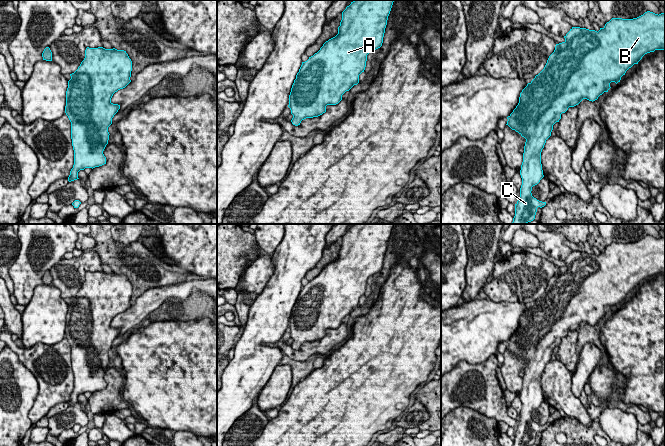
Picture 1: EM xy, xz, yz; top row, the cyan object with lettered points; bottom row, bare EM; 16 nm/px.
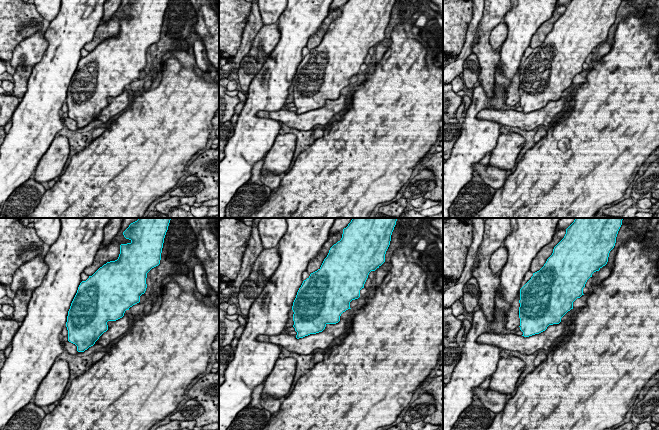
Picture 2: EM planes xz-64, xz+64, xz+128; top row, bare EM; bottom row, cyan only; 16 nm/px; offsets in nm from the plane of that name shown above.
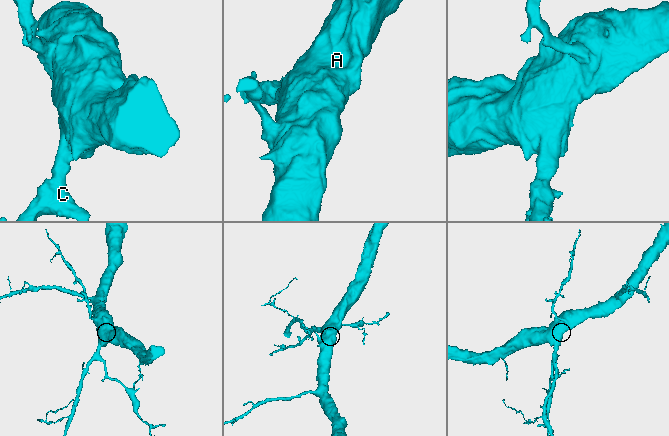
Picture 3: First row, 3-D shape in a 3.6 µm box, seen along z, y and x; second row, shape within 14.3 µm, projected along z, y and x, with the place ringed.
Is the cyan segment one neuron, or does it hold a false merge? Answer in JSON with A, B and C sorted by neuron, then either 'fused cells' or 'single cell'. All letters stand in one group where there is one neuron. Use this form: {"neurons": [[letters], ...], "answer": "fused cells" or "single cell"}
{"neurons": [["A", "B", "C"]], "answer": "single cell"}

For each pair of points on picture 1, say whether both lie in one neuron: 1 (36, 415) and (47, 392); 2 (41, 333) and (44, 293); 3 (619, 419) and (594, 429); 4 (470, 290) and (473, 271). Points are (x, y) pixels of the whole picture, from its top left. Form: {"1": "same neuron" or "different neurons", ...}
{"1": "same neuron", "2": "same neuron", "3": "different neurons", "4": "same neuron"}

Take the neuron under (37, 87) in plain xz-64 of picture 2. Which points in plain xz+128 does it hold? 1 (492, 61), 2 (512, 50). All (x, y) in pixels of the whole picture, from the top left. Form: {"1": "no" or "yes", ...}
{"1": "no", "2": "yes"}

